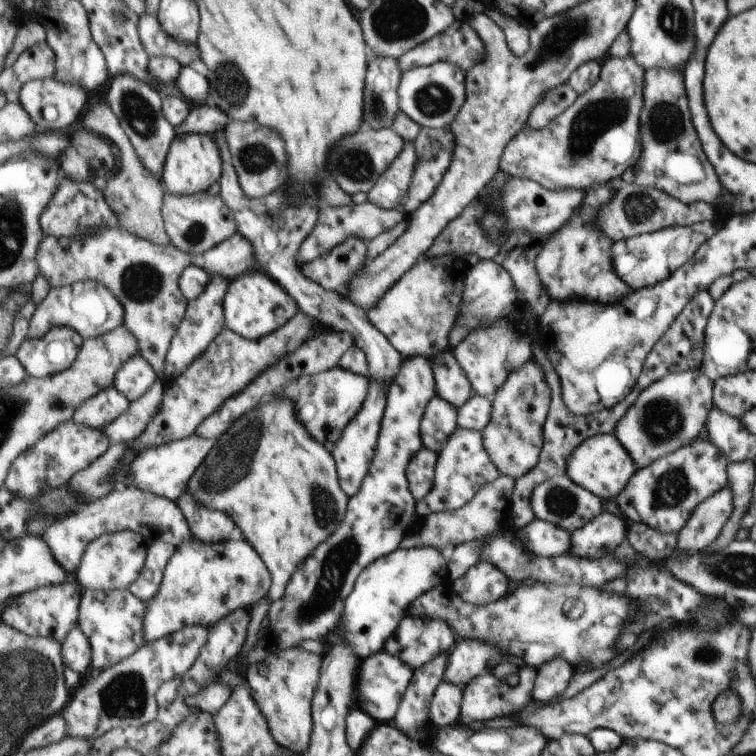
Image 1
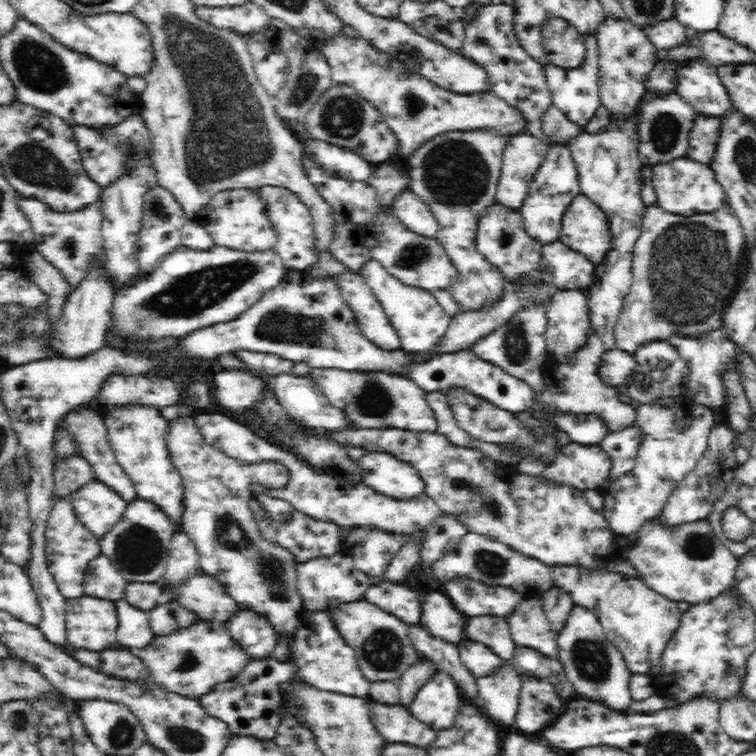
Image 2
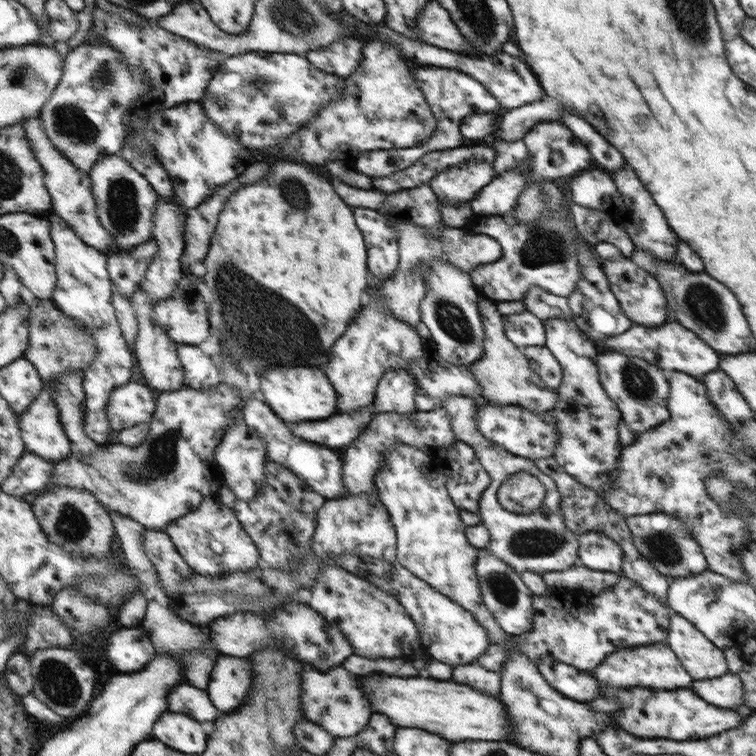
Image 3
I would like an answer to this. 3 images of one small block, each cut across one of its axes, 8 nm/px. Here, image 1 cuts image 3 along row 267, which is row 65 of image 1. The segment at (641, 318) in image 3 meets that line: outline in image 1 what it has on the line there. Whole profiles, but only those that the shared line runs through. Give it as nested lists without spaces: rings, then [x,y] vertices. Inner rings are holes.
[[[627,54],[625,58],[609,58],[601,65],[595,84],[578,95],[574,104],[558,114],[549,125],[539,130],[525,127],[511,138],[502,153],[501,170],[509,175],[537,182],[547,190],[575,188],[586,191],[595,184],[605,184],[612,178],[620,177],[621,173],[635,166],[641,154],[639,112],[643,106],[643,73],[644,69],[635,62],[631,54]]]

